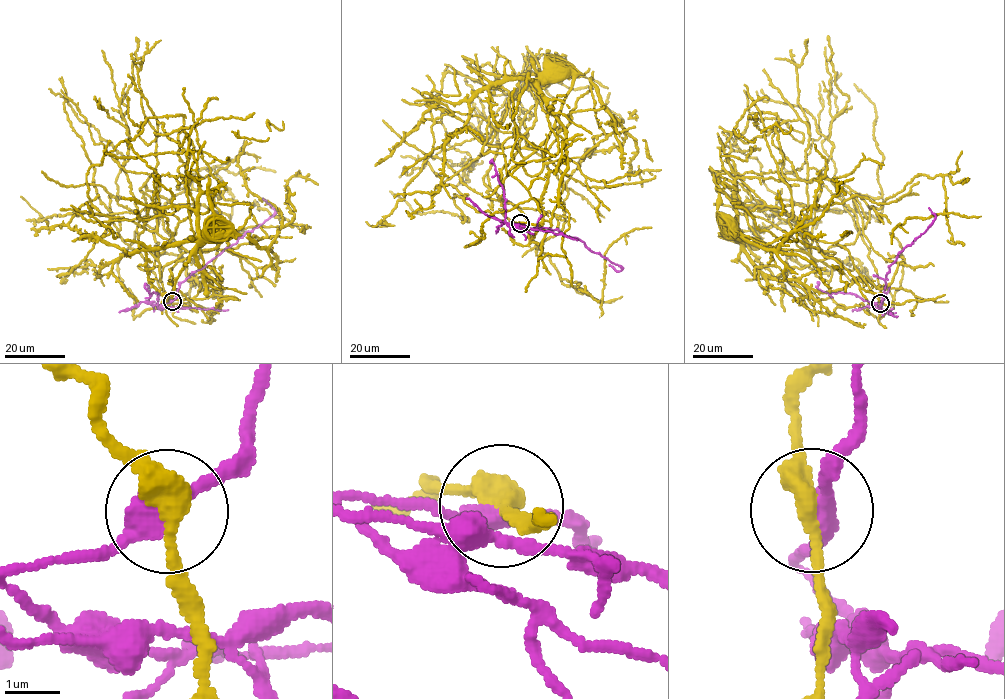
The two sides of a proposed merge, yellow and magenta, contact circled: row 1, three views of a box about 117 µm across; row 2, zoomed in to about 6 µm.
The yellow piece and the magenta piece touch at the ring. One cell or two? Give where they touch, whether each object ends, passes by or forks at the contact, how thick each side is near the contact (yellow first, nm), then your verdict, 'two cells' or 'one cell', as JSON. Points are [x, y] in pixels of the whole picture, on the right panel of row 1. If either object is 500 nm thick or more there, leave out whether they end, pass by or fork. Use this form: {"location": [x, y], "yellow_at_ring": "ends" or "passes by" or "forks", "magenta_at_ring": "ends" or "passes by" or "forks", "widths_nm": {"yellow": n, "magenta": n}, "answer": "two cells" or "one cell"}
{"location": [880, 303], "yellow_at_ring": "passes by", "magenta_at_ring": "passes by", "widths_nm": {"yellow": 360, "magenta": 360}, "answer": "two cells"}

